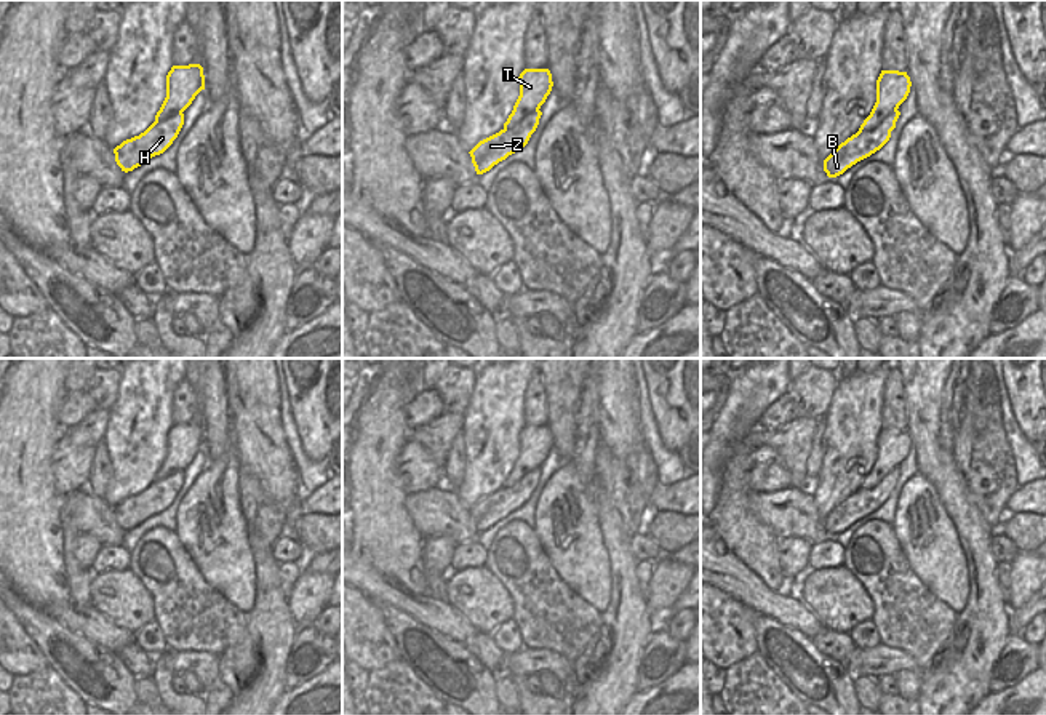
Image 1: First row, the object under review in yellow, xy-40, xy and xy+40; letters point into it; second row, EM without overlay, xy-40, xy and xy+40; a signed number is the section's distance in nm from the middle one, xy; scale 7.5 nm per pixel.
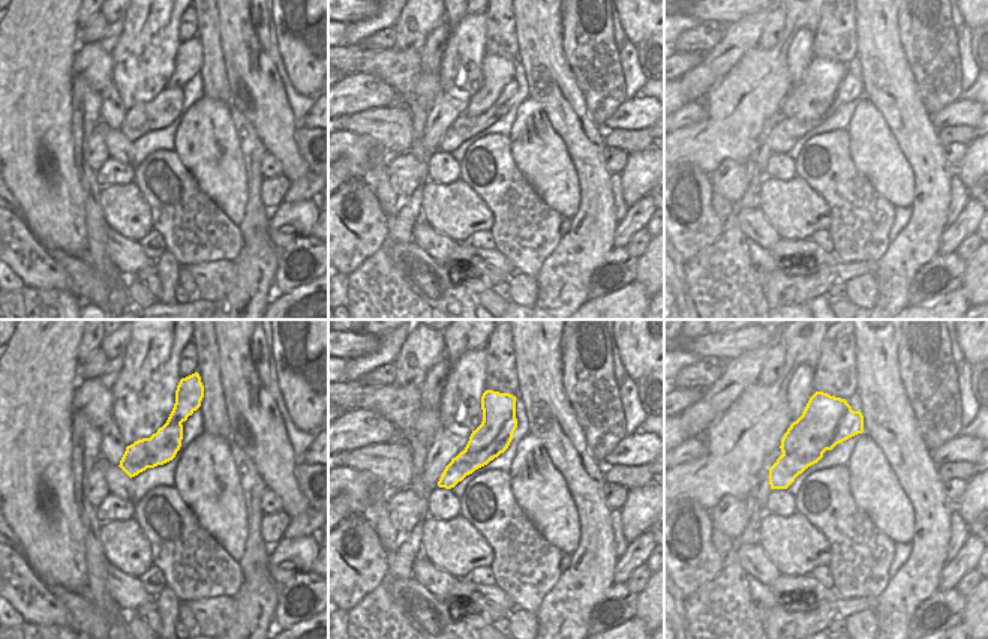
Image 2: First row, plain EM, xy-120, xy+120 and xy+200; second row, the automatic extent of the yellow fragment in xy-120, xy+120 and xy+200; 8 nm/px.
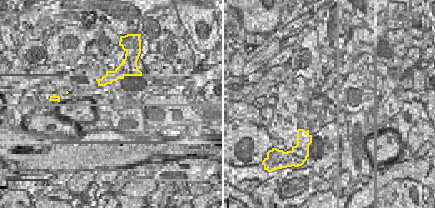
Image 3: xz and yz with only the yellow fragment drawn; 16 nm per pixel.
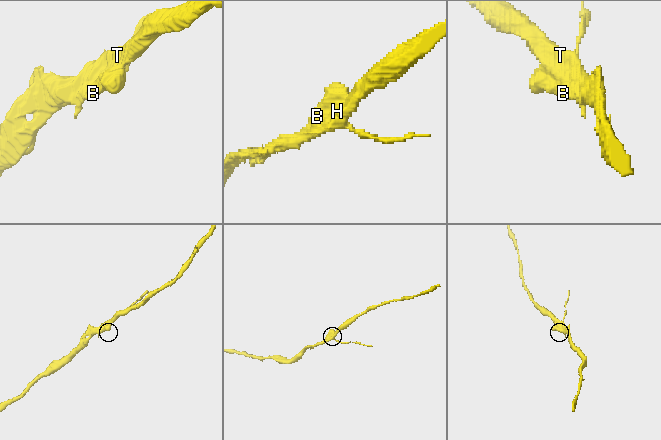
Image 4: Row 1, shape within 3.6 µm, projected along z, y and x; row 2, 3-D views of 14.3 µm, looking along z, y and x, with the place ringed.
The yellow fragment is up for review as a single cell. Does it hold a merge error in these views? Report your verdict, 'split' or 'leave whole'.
split

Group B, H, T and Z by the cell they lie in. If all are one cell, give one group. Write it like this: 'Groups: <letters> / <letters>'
Groups: B H Z / T.

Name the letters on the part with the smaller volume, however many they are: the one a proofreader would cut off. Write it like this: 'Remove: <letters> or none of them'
Remove: B, H, Z

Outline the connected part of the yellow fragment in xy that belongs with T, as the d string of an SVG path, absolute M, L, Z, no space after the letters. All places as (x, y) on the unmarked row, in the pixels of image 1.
M525 427L520 435L520 454L512 472L504 481L504 488L510 488L528 473L537 470L552 449L553 440L549 427Z

